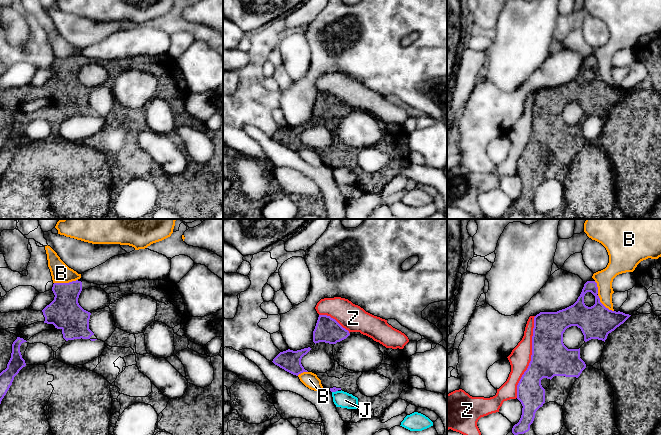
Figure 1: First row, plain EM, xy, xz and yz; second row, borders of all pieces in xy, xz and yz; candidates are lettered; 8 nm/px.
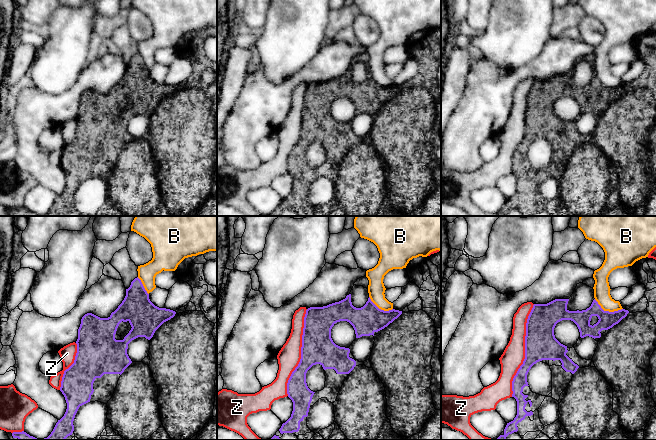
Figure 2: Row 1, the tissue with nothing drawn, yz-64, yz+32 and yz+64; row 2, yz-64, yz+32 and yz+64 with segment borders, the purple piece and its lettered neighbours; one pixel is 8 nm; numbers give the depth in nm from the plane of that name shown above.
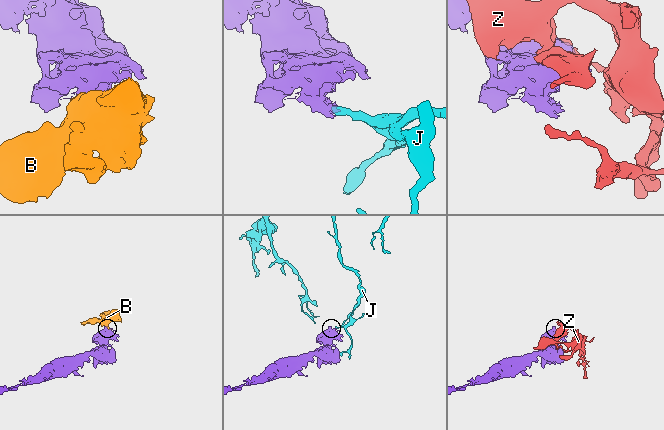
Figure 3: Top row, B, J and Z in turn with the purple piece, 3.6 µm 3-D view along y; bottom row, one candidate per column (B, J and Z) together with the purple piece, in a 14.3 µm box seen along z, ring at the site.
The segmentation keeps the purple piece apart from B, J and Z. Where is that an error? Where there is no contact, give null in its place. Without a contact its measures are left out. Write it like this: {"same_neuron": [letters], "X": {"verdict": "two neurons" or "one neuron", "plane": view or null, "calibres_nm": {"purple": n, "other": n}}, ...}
{"same_neuron": [], "B": {"verdict": "two neurons", "plane": "xy", "calibres_nm": {"purple": 280, "other": 160}}, "J": {"verdict": "two neurons", "plane": "xz", "calibres_nm": {"purple": 50, "other": 130}}, "Z": {"verdict": "two neurons", "plane": "yz", "calibres_nm": {"purple": 300, "other": 170}}}

